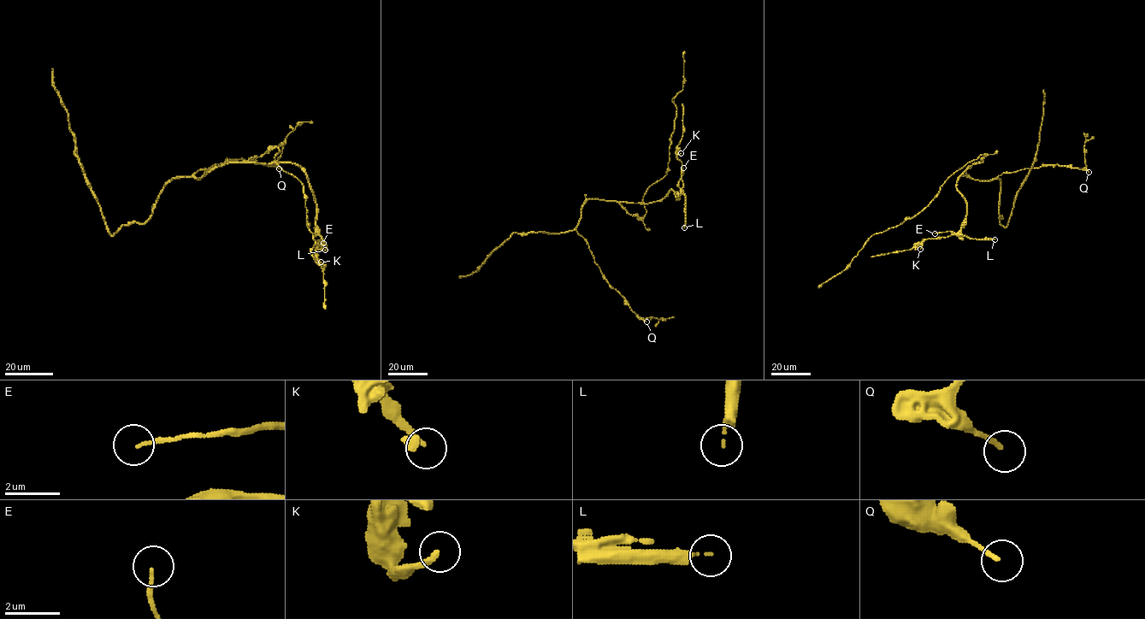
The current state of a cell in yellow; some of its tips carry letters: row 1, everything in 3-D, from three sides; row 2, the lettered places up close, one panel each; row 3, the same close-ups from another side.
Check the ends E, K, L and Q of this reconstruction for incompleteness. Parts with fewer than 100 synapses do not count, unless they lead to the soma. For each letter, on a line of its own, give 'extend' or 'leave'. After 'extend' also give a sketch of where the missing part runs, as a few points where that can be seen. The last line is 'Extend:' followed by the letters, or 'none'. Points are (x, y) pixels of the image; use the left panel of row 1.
E: leave
K: leave
L: extend; missing branch runs (325, 250), (321, 253), (322, 256), (325, 237), (322, 221), (328, 206), (341, 194), (341, 174)
Q: leave
Extend: L

